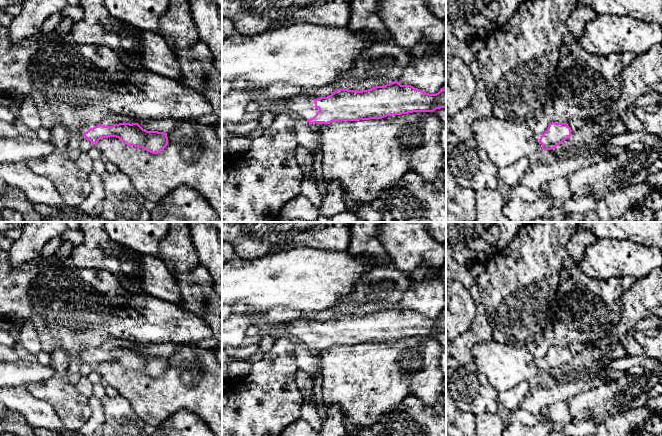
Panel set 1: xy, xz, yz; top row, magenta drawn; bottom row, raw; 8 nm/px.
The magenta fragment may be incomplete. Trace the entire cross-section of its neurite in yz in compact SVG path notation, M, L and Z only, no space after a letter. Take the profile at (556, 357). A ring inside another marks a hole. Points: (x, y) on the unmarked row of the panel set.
M551 346L544 357L535 357L534 361L542 374L551 374L573 358L567 347Z

